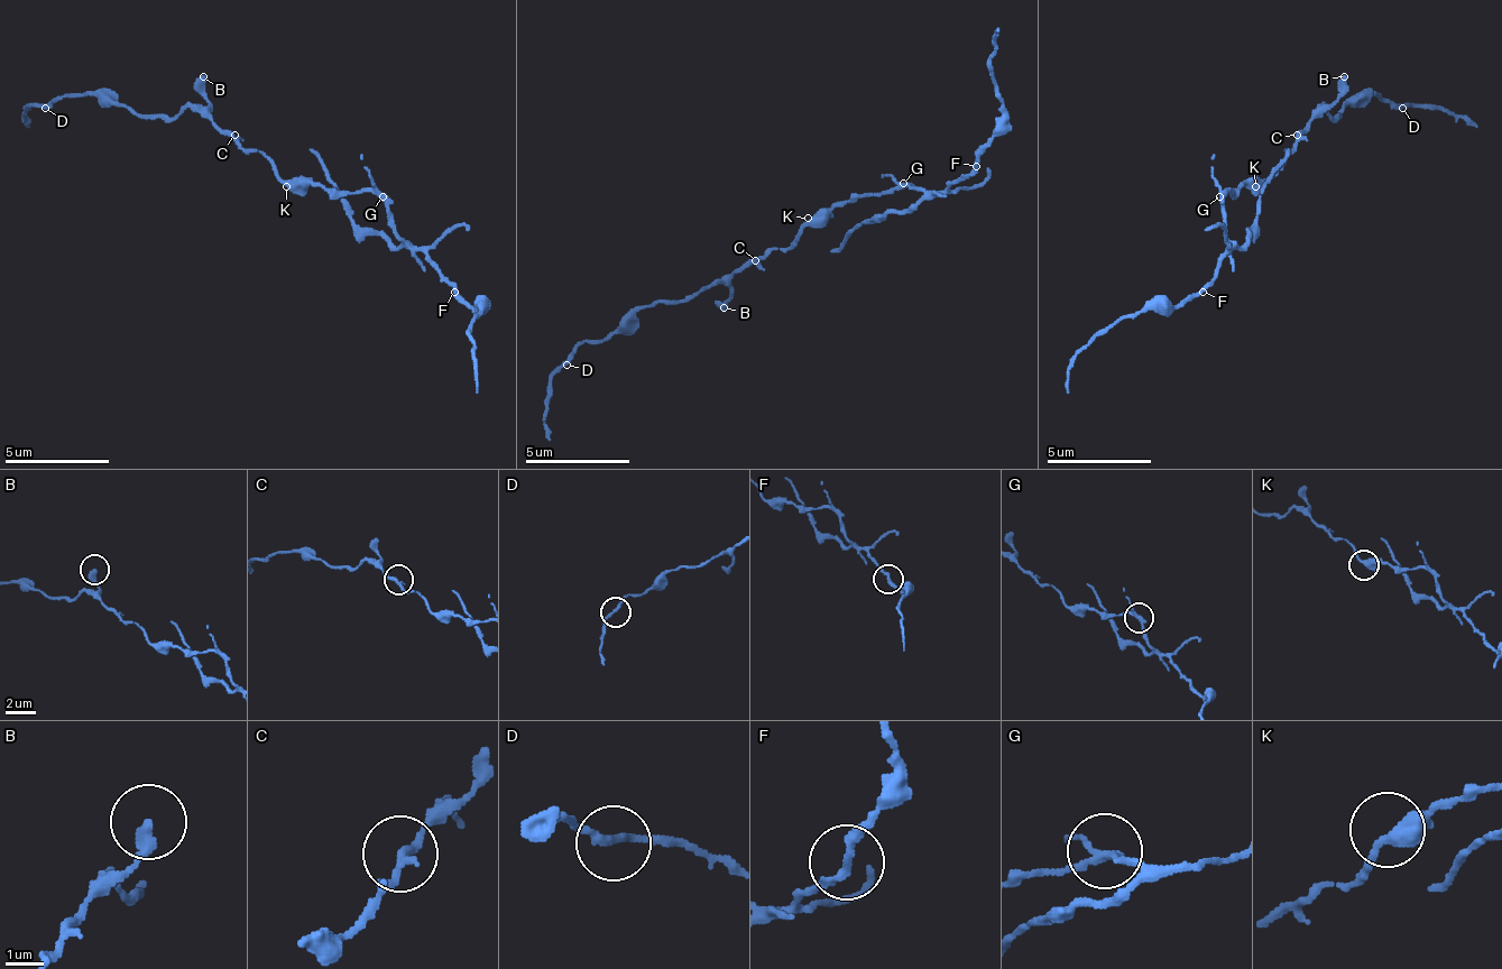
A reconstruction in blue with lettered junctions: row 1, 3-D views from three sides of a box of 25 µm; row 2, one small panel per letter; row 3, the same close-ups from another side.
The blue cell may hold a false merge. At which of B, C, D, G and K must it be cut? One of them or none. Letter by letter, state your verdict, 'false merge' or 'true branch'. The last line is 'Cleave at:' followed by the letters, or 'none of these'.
B: true branch
C: true branch
D: true branch
G: false merge
K: true branch
Cleave at: G

